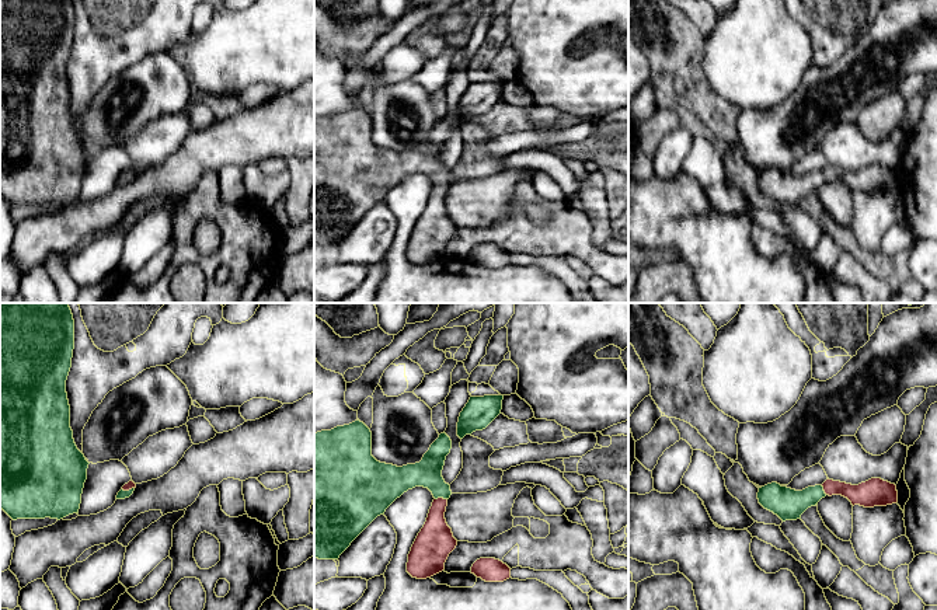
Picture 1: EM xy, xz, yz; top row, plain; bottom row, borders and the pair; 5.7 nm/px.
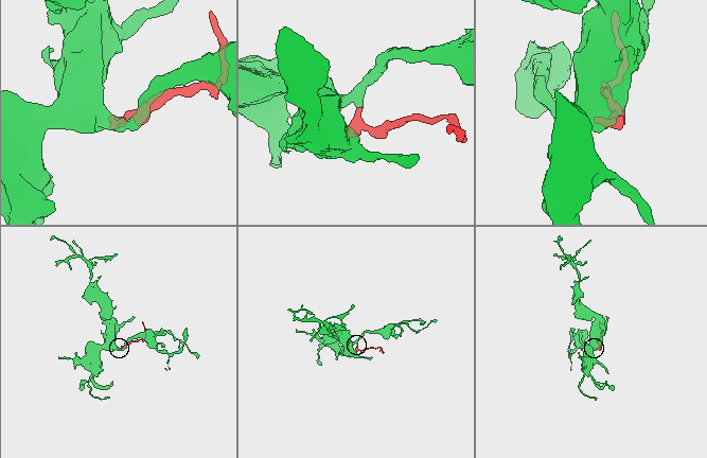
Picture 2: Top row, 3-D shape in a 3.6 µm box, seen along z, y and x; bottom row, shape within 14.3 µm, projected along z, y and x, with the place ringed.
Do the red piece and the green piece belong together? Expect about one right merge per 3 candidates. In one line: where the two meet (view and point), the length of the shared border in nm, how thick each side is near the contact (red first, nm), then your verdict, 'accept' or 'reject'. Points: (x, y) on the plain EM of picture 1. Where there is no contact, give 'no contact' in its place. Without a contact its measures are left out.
xz (441, 184) | 70 nm | 200/160 nm | accept

